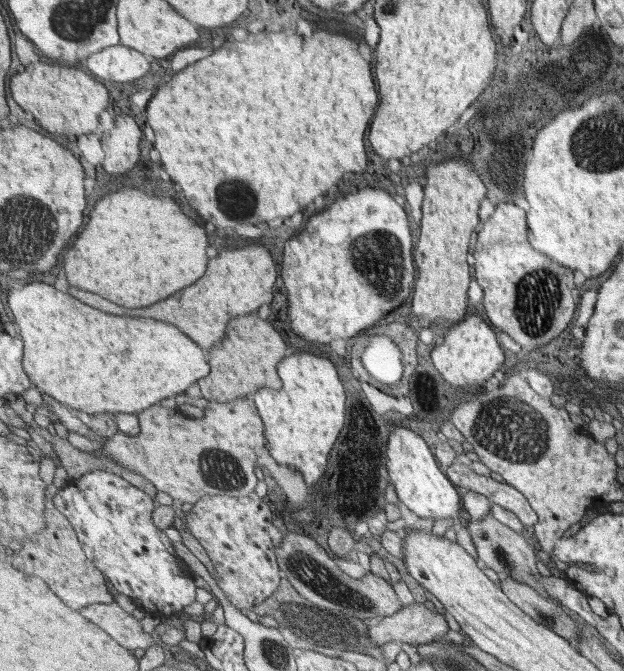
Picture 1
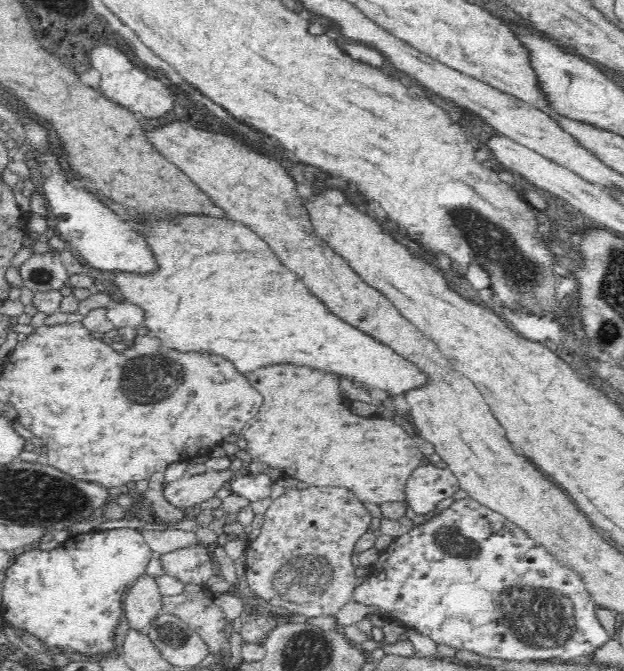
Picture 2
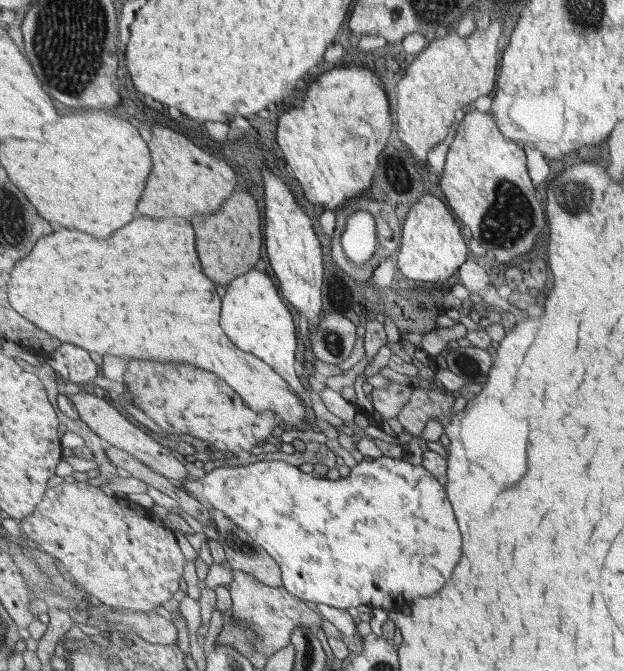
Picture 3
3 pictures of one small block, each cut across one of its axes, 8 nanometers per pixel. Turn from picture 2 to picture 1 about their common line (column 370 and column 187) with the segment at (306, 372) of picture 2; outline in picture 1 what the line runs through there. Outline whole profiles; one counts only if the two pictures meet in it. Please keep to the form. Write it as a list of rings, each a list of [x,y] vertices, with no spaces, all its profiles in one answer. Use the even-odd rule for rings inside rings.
[[[250,397],[237,398],[237,401],[227,403],[208,402],[205,417],[185,416],[185,412],[175,412],[175,406],[159,406],[147,408],[138,416],[141,433],[138,436],[128,436],[117,432],[111,438],[103,439],[104,449],[93,454],[109,456],[121,465],[130,468],[137,474],[142,474],[147,480],[173,499],[197,504],[206,494],[227,496],[250,496],[257,488],[257,452],[267,450],[268,440],[265,440],[265,425],[259,416],[256,402]]]

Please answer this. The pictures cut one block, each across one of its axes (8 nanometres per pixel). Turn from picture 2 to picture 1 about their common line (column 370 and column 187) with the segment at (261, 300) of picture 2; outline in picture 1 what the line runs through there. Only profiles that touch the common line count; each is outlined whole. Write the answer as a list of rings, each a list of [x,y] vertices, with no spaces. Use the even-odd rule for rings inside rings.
[[[32,281],[25,286],[13,286],[7,298],[11,312],[14,315],[14,325],[24,340],[24,368],[29,374],[30,380],[34,384],[33,386],[42,394],[47,394],[55,398],[59,403],[69,407],[71,410],[82,411],[92,417],[105,412],[112,414],[129,413],[139,416],[141,412],[153,407],[153,405],[158,404],[161,400],[185,392],[191,384],[205,379],[213,370],[211,358],[209,358],[207,352],[201,348],[192,337],[181,332],[181,329],[177,328],[175,324],[163,320],[155,320],[154,318],[145,318],[144,316],[123,318],[123,316],[119,315],[113,316],[113,314],[105,314],[105,312],[101,312],[101,310],[97,310],[97,308],[91,308],[91,306],[87,306],[85,302],[81,302],[81,300],[69,296],[69,294],[63,294],[63,292],[56,290],[53,285],[41,281]]]

